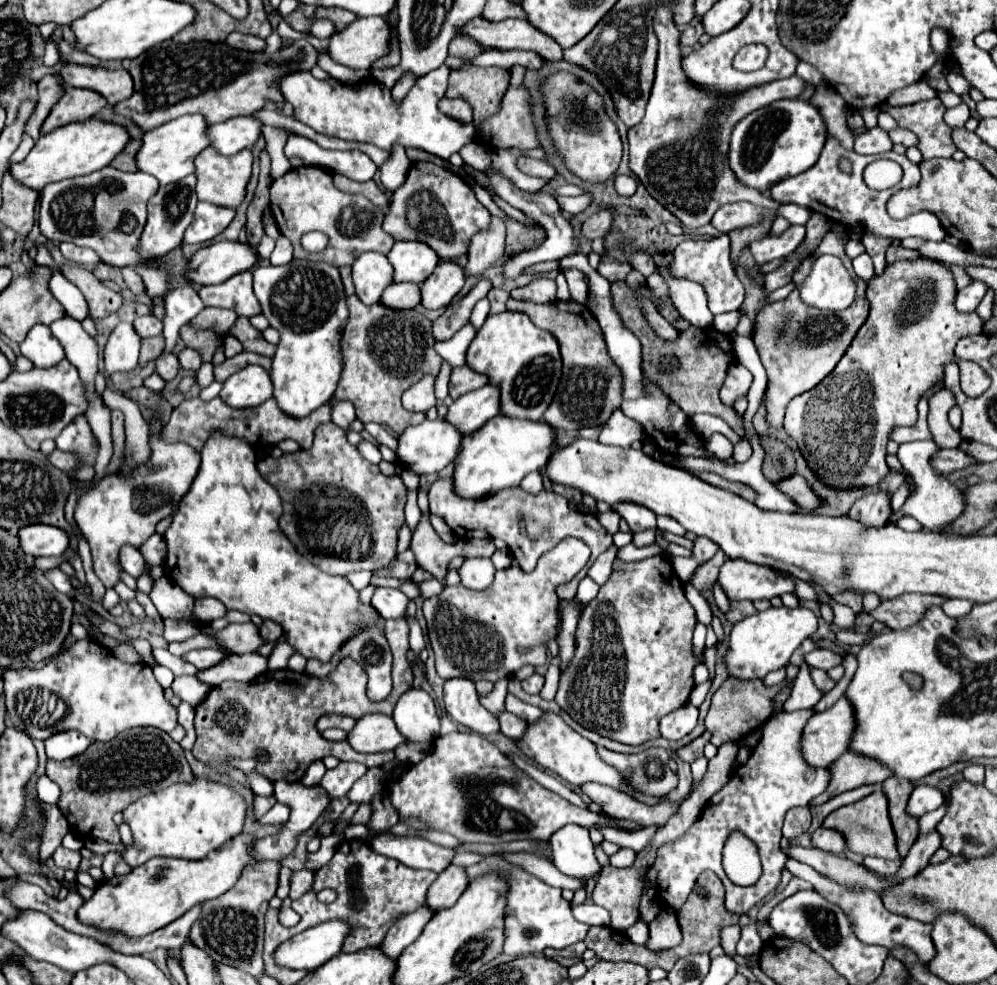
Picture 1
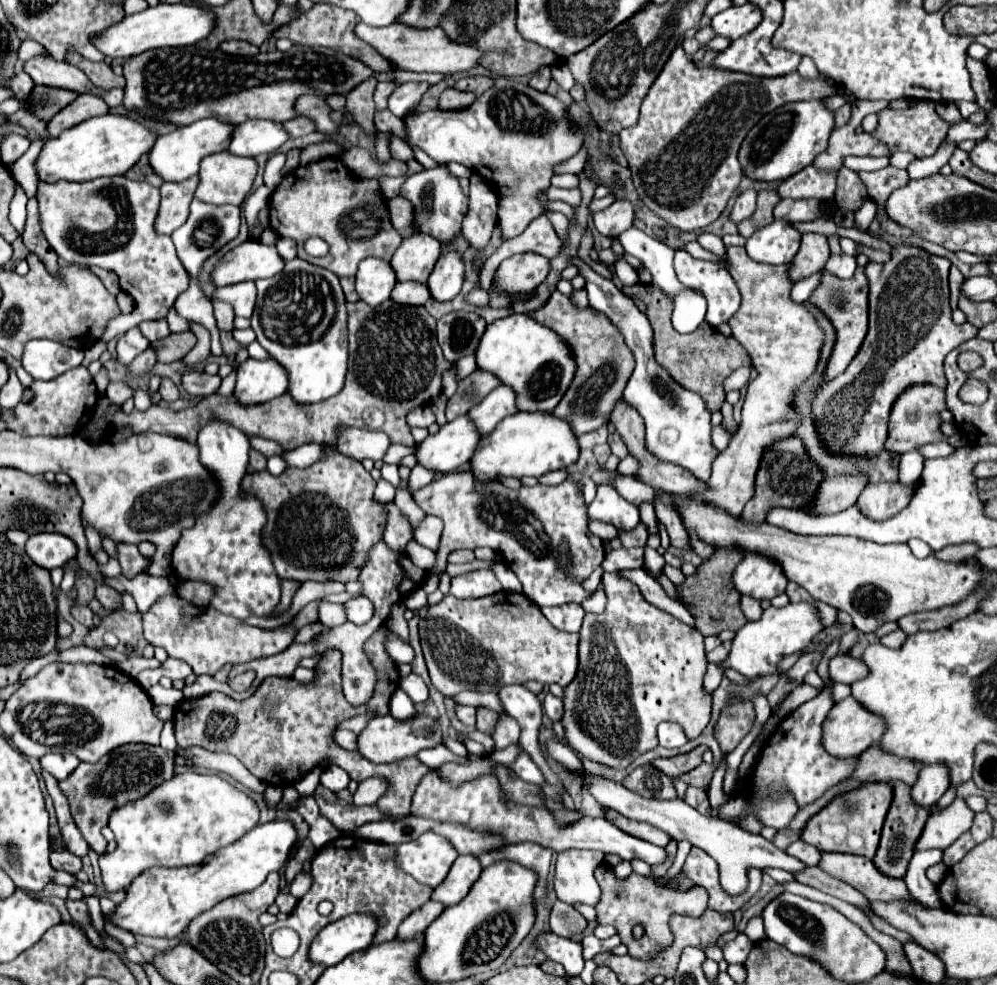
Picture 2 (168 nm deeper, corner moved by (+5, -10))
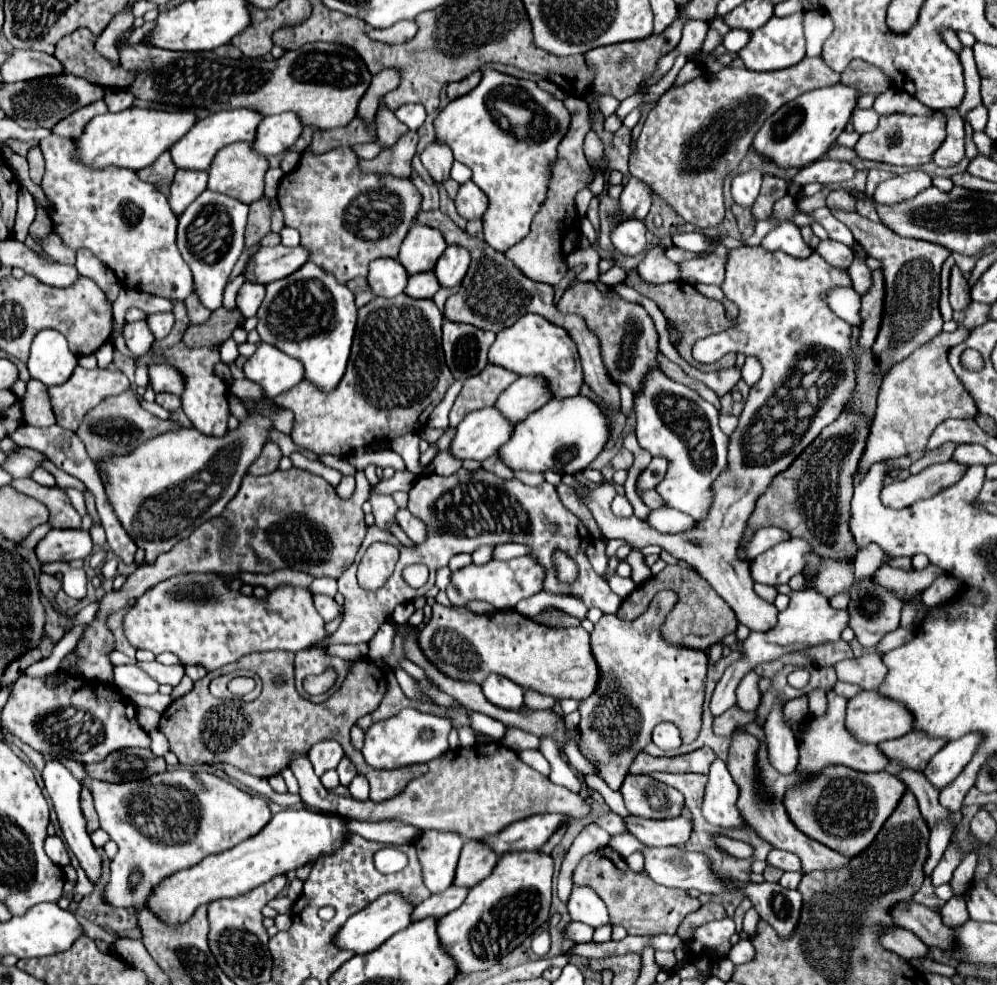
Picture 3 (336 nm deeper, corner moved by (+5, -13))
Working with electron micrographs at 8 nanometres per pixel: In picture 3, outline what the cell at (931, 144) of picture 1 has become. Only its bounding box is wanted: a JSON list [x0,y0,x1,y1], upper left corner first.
[854,111,946,167]

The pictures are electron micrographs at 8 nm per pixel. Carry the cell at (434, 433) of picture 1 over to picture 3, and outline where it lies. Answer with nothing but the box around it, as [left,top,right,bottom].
[448,409,512,461]

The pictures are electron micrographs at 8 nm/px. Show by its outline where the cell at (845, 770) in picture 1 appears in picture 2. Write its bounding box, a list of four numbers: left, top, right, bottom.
[852,744,922,786]

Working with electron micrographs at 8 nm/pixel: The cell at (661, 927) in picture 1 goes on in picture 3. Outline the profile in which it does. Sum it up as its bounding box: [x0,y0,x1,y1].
[574,847,700,935]

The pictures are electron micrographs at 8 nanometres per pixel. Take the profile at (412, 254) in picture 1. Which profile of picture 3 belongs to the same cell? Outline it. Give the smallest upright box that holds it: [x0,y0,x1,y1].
[398,225,446,275]

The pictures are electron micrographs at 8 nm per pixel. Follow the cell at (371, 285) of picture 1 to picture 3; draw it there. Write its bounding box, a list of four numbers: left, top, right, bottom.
[368,259,408,297]

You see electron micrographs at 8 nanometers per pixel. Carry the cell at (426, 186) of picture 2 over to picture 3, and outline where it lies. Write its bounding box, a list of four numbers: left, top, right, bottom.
[420,141,454,183]

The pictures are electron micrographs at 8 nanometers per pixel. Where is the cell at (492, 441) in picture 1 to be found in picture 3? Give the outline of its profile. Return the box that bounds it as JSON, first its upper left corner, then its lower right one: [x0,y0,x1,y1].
[498,395,606,475]

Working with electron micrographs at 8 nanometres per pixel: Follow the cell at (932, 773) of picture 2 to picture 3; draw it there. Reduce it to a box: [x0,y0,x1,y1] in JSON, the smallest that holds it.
[924,737,978,791]

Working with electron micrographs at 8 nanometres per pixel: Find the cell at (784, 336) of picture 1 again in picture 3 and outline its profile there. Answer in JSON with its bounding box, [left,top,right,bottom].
[858,271,882,349]

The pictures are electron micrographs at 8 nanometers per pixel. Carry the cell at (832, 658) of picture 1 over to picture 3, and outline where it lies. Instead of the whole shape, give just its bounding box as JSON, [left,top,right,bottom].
[834,653,886,689]

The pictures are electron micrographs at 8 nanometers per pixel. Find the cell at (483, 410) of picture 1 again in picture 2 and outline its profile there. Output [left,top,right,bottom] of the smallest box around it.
[468,384,518,436]

